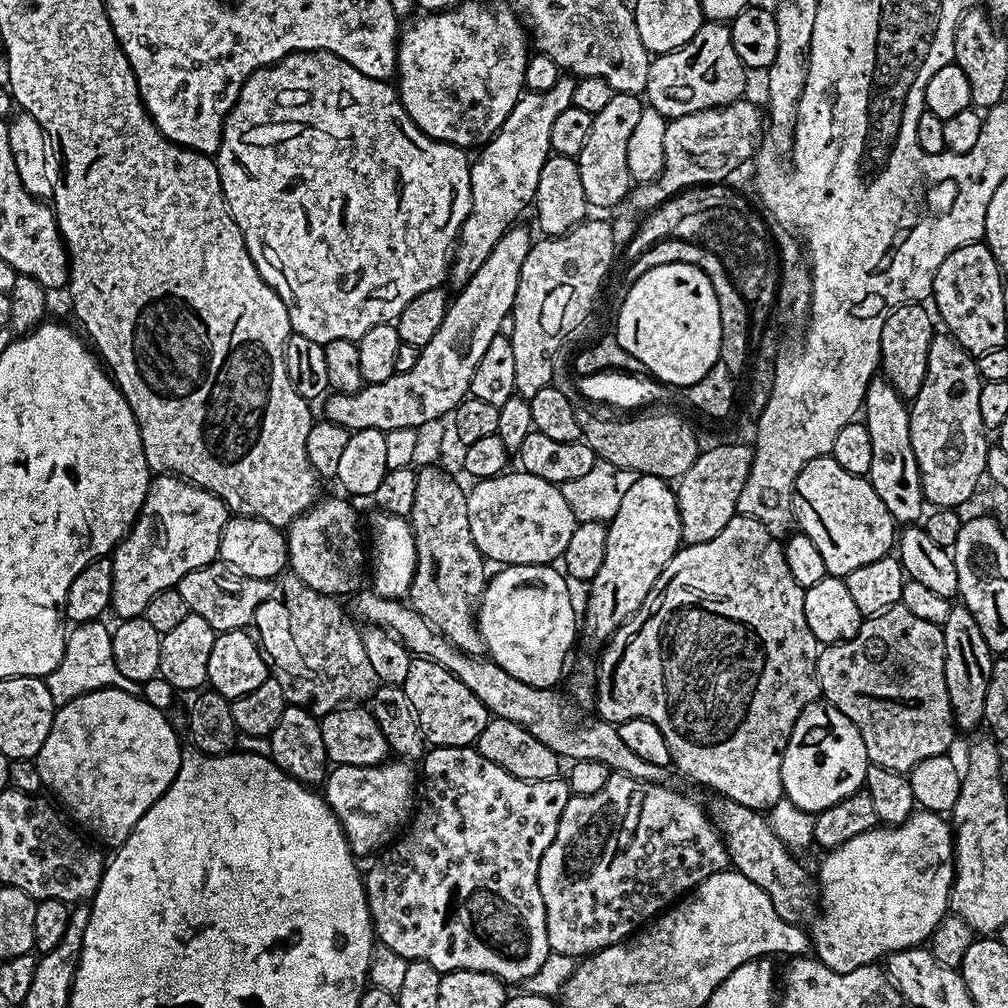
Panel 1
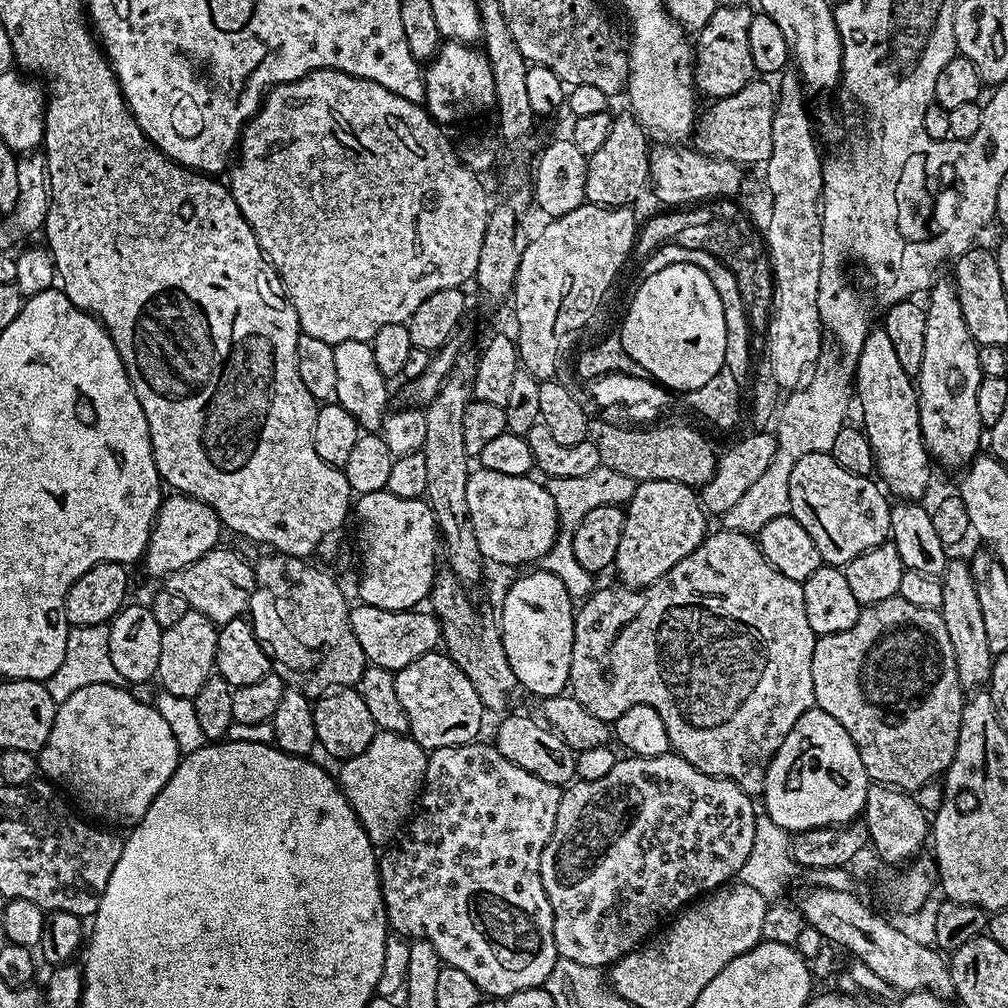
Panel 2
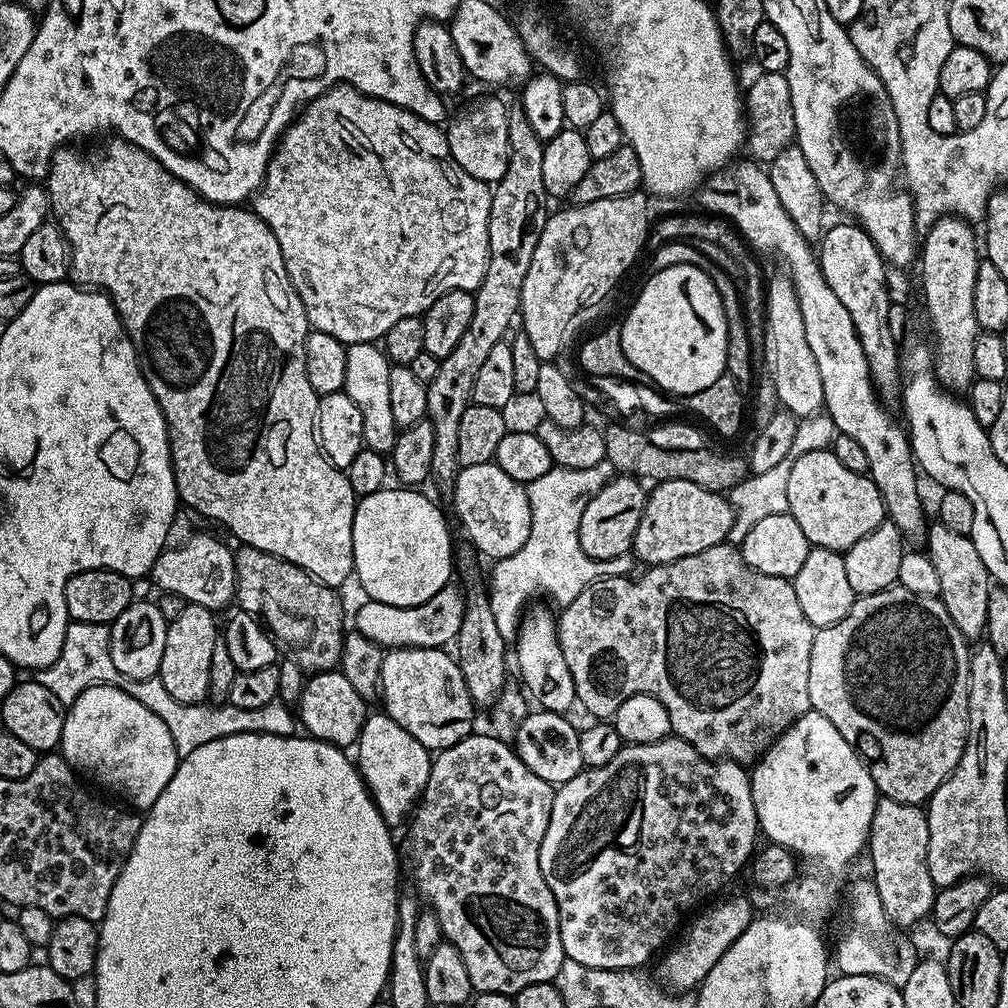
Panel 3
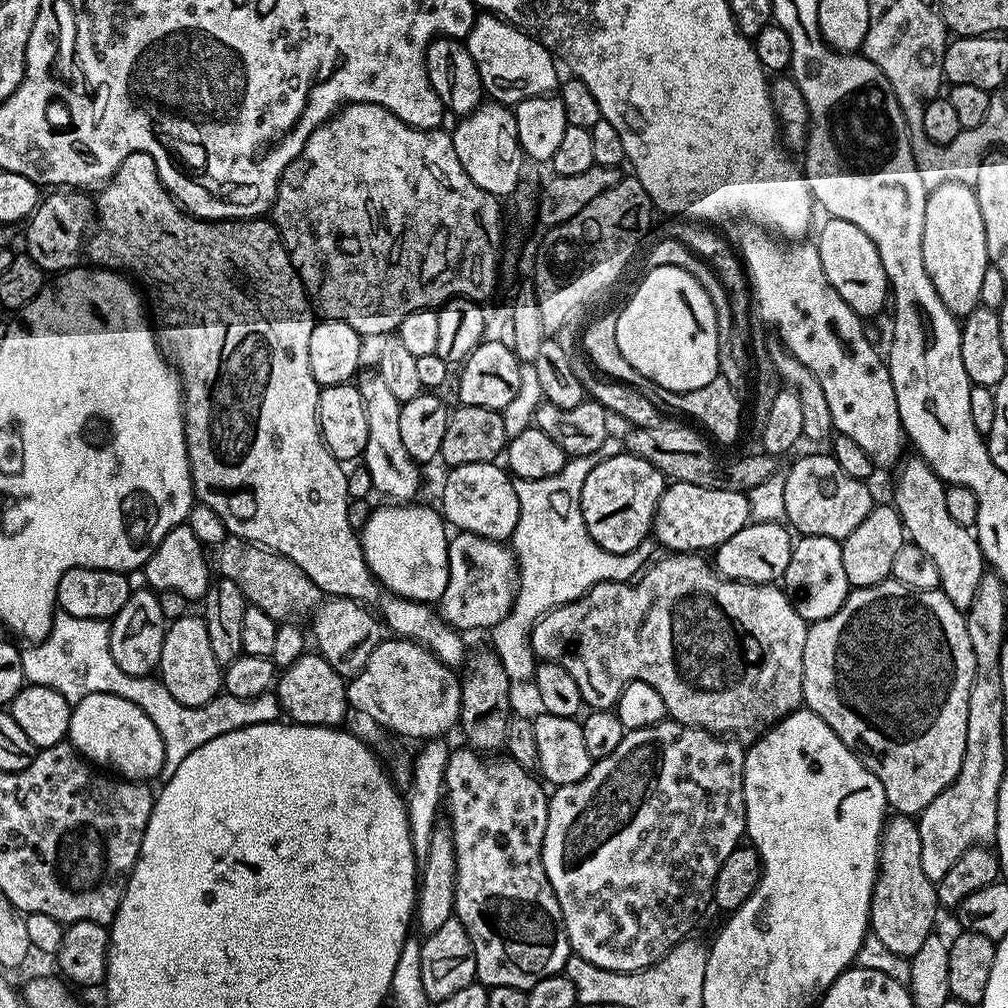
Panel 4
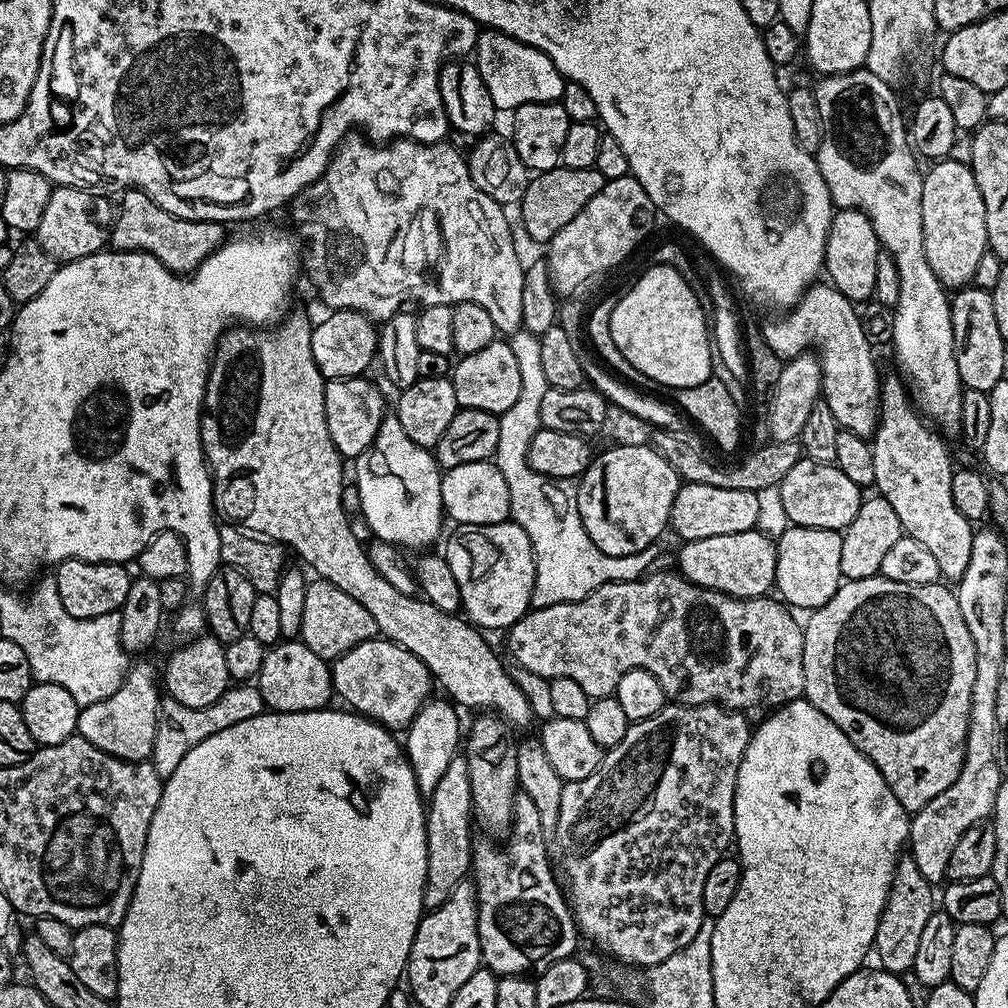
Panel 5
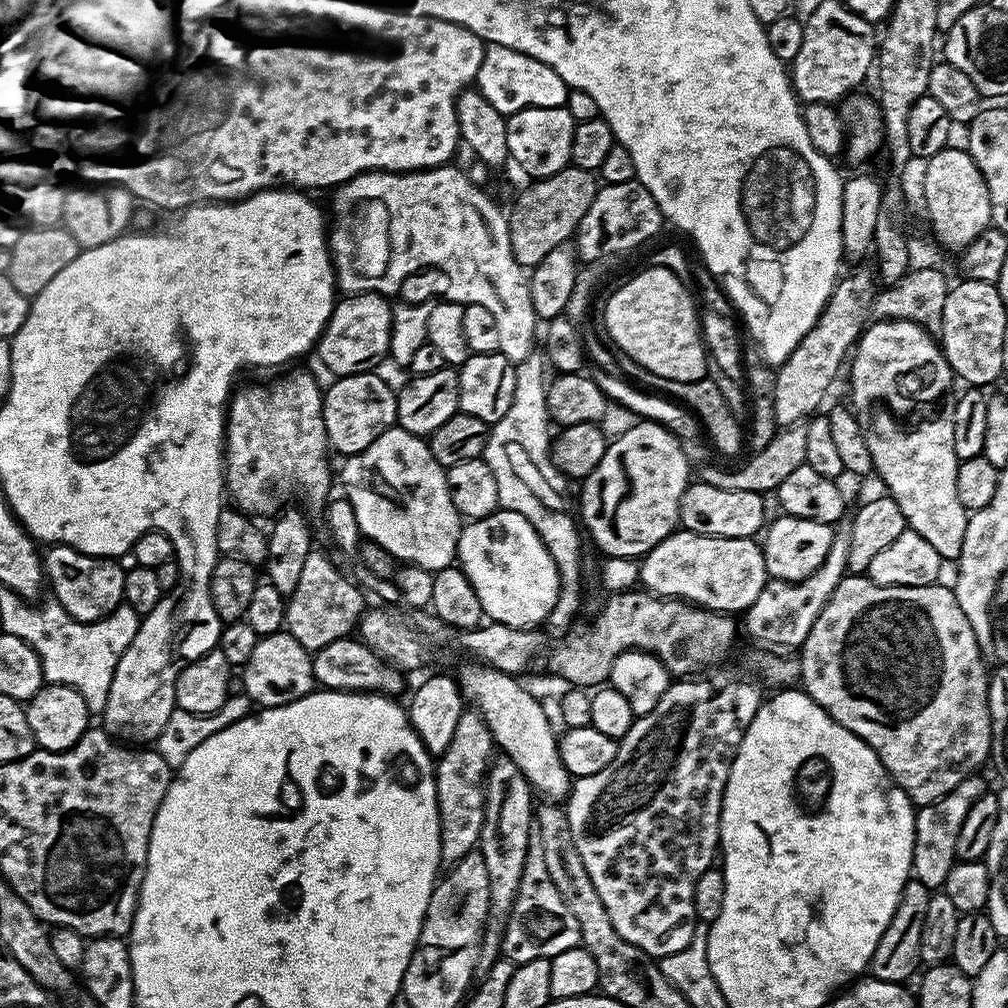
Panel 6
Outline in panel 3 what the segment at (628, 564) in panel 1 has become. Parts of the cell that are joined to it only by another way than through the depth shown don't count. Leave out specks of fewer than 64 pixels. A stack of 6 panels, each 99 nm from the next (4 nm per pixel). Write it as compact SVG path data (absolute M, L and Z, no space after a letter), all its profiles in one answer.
M661 480L656 488L647 493L642 510L642 522L638 522L638 530L634 534L631 555L644 563L644 566L669 564L678 558L686 558L690 554L698 554L702 550L710 550L710 546L722 544L728 540L728 531L732 529L734 514L732 504L727 495L711 492L694 482L685 480Z

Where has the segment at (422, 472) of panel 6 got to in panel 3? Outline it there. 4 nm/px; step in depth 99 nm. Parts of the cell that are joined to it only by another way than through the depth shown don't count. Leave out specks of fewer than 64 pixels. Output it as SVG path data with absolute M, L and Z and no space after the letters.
M379 343L349 344L346 347L346 382L342 391L362 414L364 447L381 454L391 453L398 435L394 413L390 406L390 370L392 364Z

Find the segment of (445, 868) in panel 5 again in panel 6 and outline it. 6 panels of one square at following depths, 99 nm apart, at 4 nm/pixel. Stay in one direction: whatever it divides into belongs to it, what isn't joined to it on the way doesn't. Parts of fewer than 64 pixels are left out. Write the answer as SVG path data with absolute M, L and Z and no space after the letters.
M464 711L458 718L458 726L454 726L454 738L450 738L446 750L439 753L434 764L440 815L440 858L445 865L454 865L466 854L477 851L484 817L484 777L493 759L494 745L486 722L479 712Z

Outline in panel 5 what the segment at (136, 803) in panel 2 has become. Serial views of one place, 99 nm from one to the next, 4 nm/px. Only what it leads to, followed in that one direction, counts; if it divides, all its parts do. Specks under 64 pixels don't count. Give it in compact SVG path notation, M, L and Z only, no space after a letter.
M133 663L122 686L112 692L110 698L81 709L76 723L77 735L98 746L98 750L117 756L120 760L148 760L156 747L156 718L160 715L162 699L158 684L157 688L152 681L151 666Z

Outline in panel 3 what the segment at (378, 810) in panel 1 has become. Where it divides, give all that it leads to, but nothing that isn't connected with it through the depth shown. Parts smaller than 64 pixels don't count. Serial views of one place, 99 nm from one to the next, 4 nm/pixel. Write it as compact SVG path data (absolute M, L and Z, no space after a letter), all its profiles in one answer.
M383 712L369 713L364 720L362 734L356 743L357 750L357 768L383 820L391 828L398 828L401 823L402 826L415 811L426 782L429 781L429 772L432 769L431 751Z

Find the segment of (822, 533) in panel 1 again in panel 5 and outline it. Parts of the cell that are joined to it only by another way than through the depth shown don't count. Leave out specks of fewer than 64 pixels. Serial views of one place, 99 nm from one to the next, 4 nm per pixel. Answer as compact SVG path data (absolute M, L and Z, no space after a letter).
M802 458L793 466L790 474L786 474L786 478L782 478L782 482L778 487L782 494L782 503L786 510L789 525L814 526L818 530L840 532L848 528L850 522L854 522L854 514L858 514L862 503L862 490L860 487L854 482L850 482L850 478L846 478L846 474L842 474L842 470L838 470L835 463L823 464L817 460Z

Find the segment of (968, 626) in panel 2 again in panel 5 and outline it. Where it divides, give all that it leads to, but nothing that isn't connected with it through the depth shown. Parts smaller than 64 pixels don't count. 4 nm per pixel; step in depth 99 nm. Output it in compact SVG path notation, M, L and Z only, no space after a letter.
M885 375L880 386L880 418L870 440L874 454L874 488L890 502L894 514L898 514L904 535L922 542L922 546L930 550L938 562L941 577L945 581L952 580L948 582L958 582L970 562L974 524L958 514L958 506L954 506L950 494L954 463L944 441L947 439L920 415L905 381L896 376Z

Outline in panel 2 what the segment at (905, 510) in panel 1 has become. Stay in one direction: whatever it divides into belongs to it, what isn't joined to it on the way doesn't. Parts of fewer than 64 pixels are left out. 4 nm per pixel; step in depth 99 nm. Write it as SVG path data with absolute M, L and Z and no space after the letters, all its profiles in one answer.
M883 327L871 329L854 365L854 392L862 410L862 427L875 451L876 472L887 491L897 499L918 502L930 484L932 459L921 432L919 391L906 374L894 344Z

